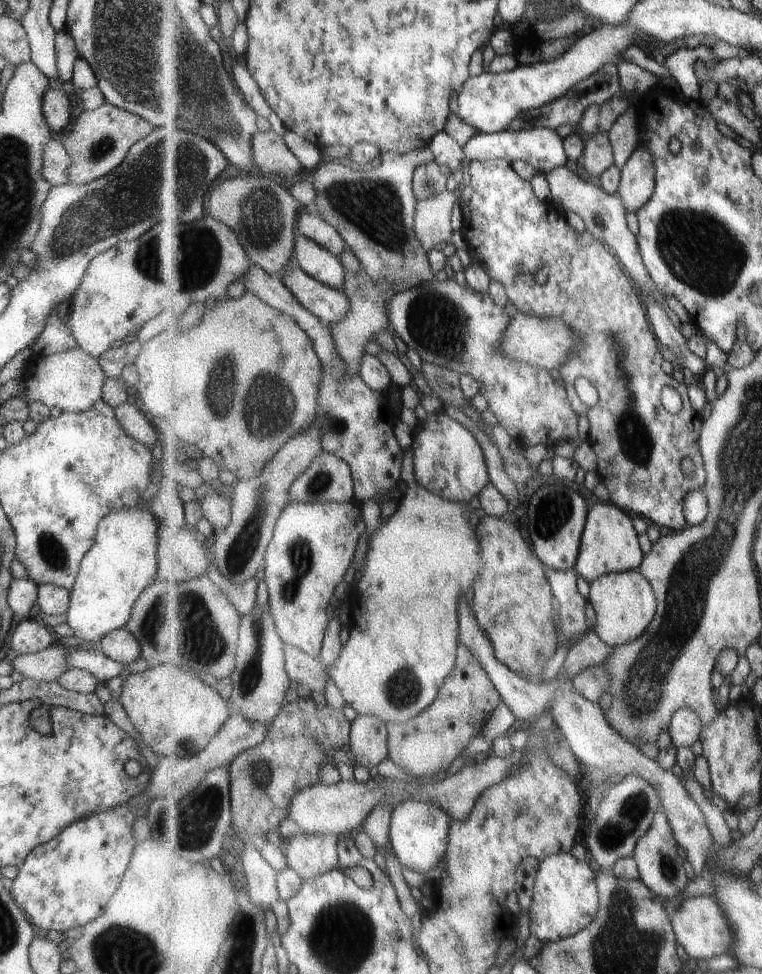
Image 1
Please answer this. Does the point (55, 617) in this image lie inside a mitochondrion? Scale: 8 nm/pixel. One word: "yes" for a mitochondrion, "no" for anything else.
no

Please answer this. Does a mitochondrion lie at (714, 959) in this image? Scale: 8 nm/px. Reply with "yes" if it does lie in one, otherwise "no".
no

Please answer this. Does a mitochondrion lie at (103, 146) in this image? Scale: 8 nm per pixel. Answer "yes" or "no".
yes

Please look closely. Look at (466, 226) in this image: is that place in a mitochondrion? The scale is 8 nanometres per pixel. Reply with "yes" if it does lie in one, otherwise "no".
no

